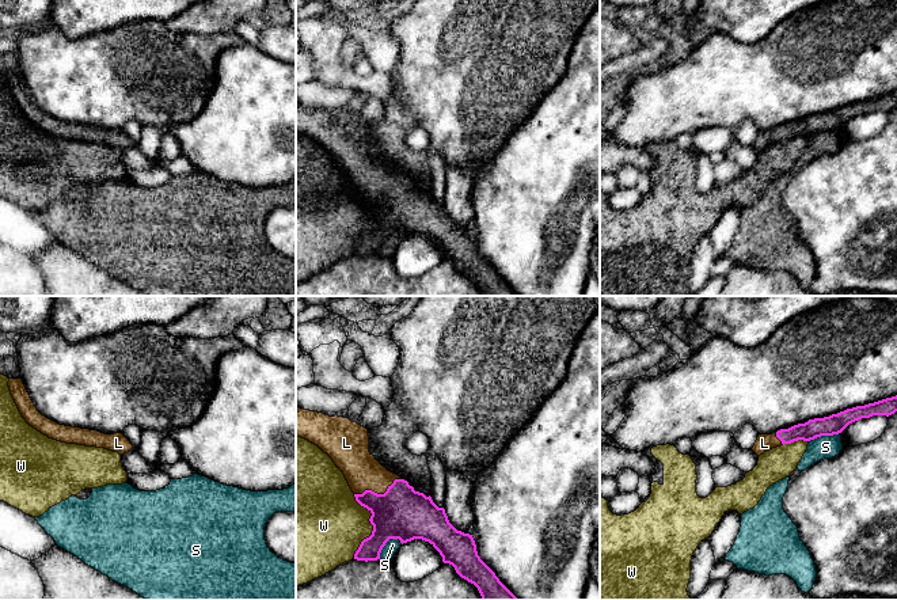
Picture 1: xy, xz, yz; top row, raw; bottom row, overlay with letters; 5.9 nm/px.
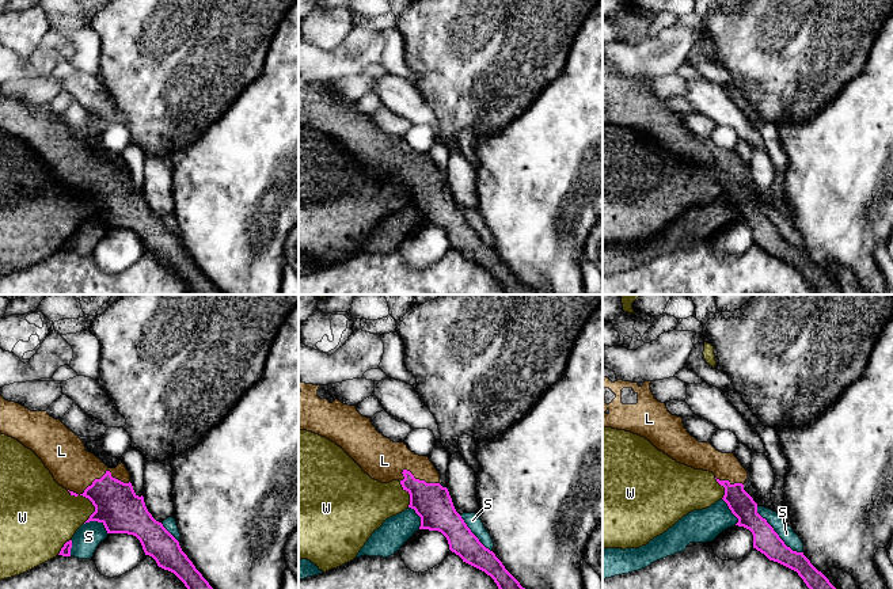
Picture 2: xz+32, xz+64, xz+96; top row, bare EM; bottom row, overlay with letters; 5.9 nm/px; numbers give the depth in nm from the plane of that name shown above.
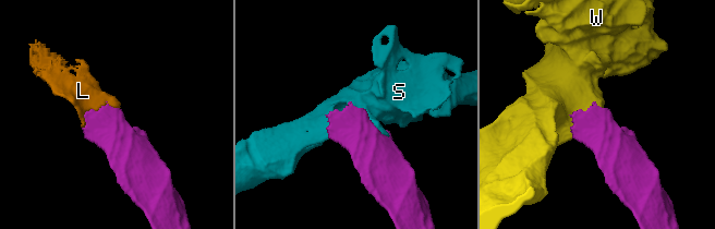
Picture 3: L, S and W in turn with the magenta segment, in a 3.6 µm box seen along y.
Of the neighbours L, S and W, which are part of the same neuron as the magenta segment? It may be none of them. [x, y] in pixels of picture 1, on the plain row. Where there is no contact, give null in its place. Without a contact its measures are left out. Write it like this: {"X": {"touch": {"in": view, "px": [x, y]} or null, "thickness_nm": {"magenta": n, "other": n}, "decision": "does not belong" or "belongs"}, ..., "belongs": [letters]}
{"L": {"touch": {"in": "xz", "px": [376, 189]}, "thickness_nm": {"magenta": 300, "other": 220}, "decision": "belongs"}, "S": {"touch": {"in": "xz", "px": [386, 238]}, "thickness_nm": {"magenta": 300, "other": 80}, "decision": "does not belong"}, "W": {"touch": {"in": "xz", "px": [373, 223]}, "thickness_nm": {"magenta": 300, "other": 400}, "decision": "does not belong"}, "belongs": ["L"]}

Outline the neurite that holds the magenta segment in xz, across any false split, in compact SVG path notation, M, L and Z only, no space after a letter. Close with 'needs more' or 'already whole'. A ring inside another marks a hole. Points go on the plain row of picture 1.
M296 102L296 132L308 136L327 149L343 168L356 197L366 204L372 212L372 231L364 235L354 250L357 257L377 257L389 235L407 239L414 235L429 238L442 252L444 259L455 263L456 269L474 280L482 296L517 296L499 277L495 269L480 255L476 240L470 229L457 227L448 216L444 204L438 204L432 193L415 187L407 176L388 167L369 148L368 125L343 113L330 113L323 109L304 106Z | needs more

